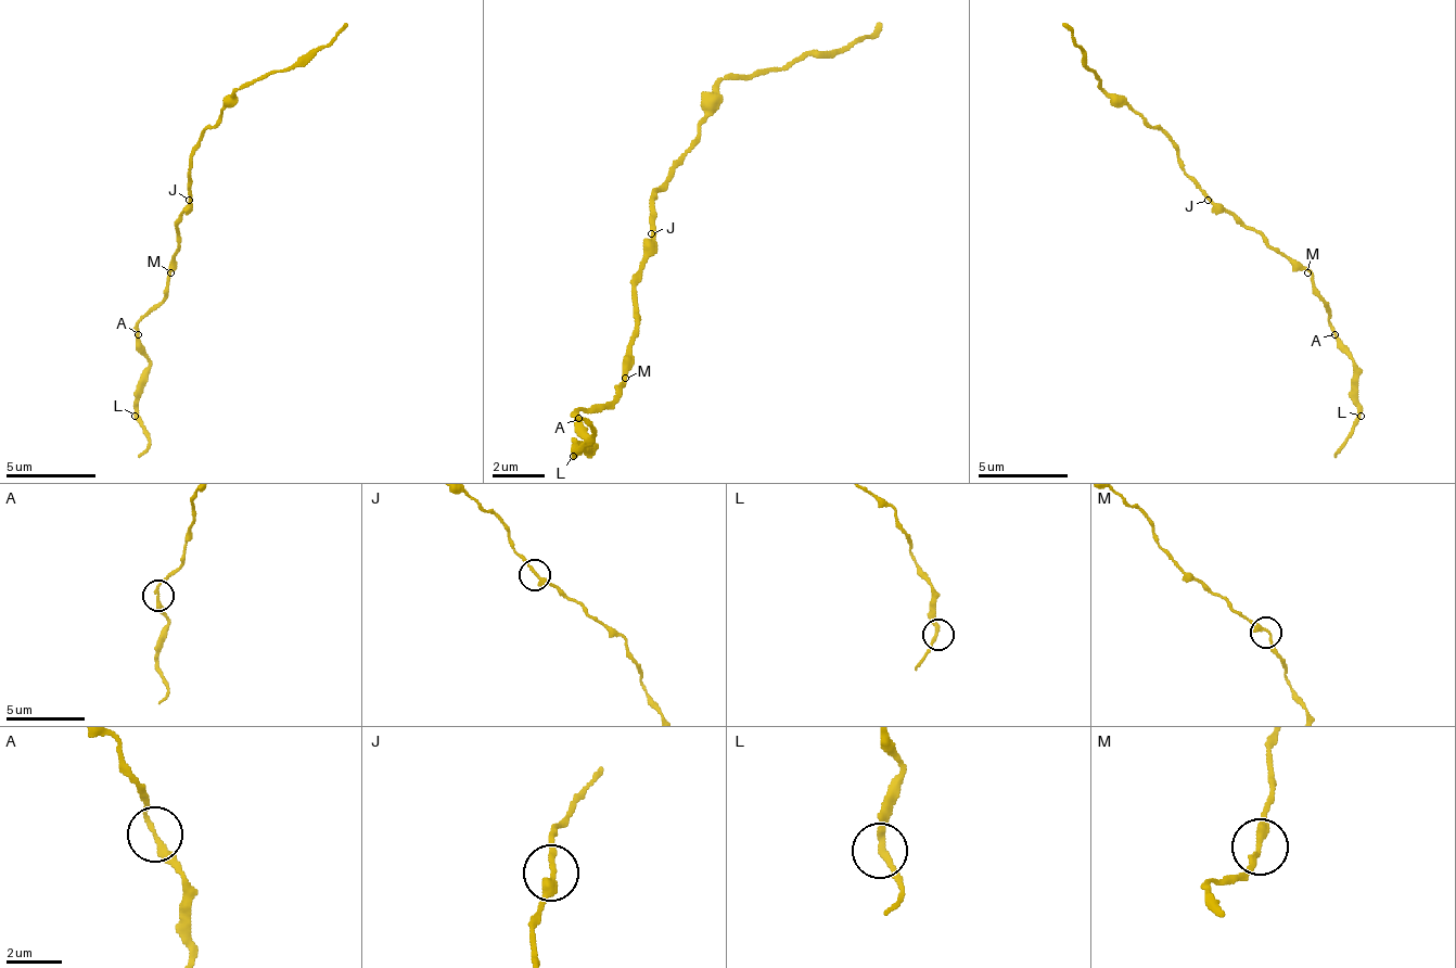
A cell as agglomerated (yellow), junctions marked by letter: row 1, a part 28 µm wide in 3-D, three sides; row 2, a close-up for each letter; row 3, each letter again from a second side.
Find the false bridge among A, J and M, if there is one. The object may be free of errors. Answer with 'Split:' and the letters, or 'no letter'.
Split: A

